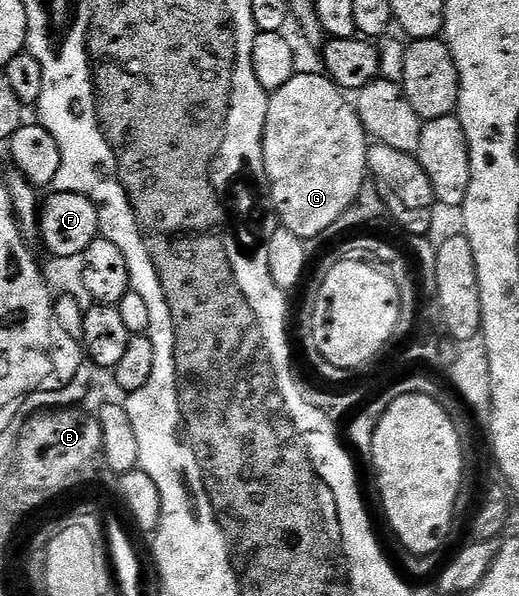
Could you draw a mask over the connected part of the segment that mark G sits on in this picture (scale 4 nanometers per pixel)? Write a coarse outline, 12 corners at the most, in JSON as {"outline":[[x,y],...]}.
{"outline":[[293,74],[268,99],[272,209],[305,240],[365,189],[345,91]]}

